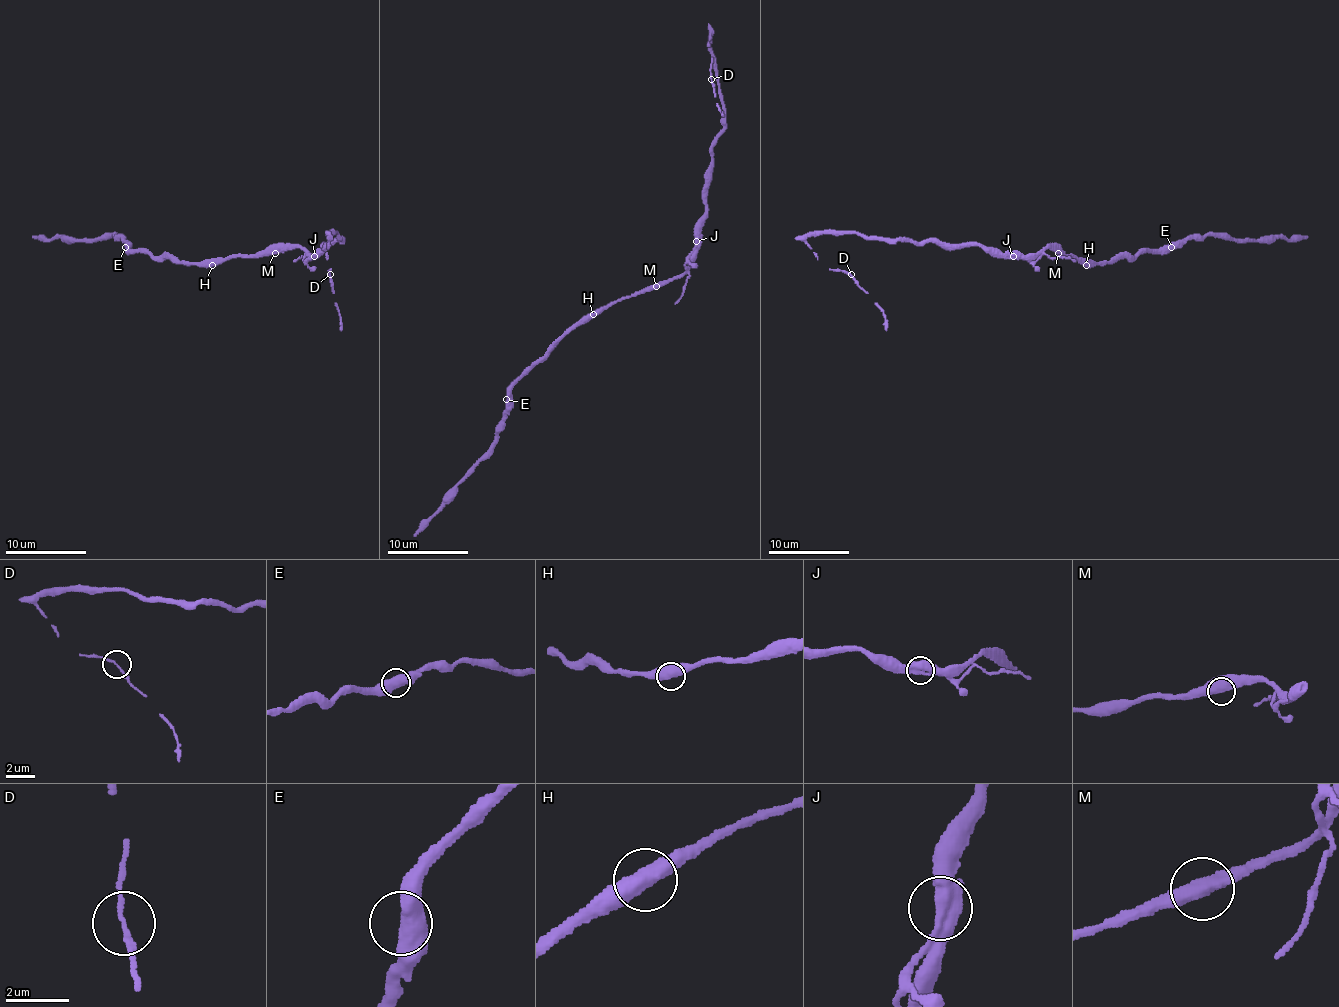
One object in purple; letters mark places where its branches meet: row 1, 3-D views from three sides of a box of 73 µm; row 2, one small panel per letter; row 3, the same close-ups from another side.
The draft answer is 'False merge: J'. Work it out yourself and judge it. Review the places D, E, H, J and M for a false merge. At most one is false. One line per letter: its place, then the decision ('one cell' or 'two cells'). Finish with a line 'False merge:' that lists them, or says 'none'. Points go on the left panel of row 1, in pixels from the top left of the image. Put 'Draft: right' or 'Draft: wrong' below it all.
D: (330, 274) | one cell
E: (125, 247) | one cell
H: (212, 265) | one cell
J: (314, 256) | two cells
M: (275, 253) | one cell
False merge: J
Draft: right

